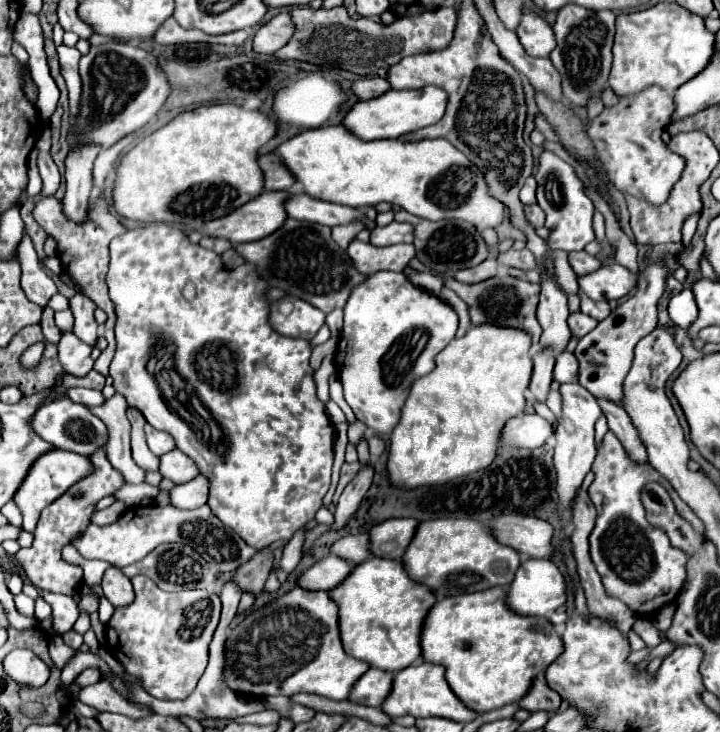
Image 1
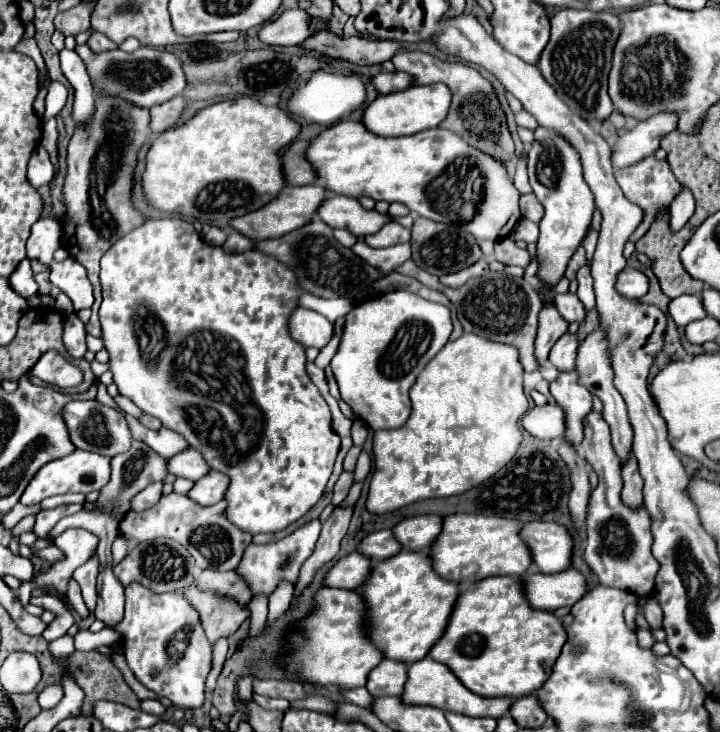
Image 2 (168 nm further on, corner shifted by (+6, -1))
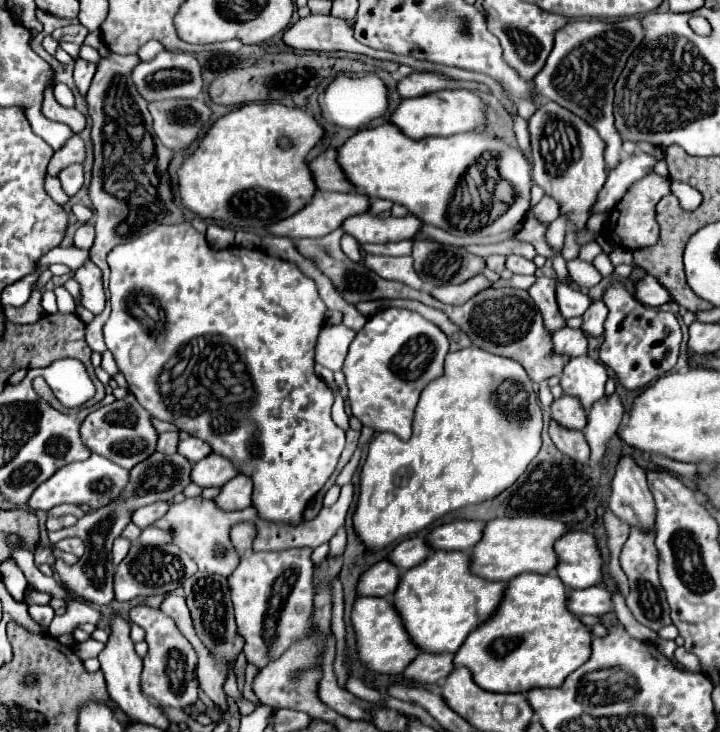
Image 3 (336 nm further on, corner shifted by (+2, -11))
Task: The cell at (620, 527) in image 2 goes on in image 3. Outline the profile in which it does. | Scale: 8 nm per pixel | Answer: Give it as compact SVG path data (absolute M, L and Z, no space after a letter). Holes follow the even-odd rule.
M614 392L612 396L602 396L588 410L588 426L586 440L590 444L590 462L598 464L606 454L606 442L616 434L624 416L624 406L620 396Z

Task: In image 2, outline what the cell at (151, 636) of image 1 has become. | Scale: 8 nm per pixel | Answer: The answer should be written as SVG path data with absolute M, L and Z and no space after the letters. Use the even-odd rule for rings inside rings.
M138 582L128 584L124 618L112 630L122 636L126 662L140 684L156 696L168 698L178 708L202 706L212 646L202 630L198 610L180 592L156 594Z

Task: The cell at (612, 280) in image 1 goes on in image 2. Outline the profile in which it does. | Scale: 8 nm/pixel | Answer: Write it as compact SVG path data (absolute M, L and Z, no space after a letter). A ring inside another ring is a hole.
M626 266L626 268L618 274L616 292L618 292L620 296L624 296L624 298L638 300L638 298L642 298L642 296L648 292L648 278L646 278L640 270Z

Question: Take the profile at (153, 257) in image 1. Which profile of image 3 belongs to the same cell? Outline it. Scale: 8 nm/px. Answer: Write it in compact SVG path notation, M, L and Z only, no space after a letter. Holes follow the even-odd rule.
M190 222L174 224L174 226L158 226L152 232L134 238L126 244L120 244L108 254L110 264L110 302L112 312L104 326L104 342L108 350L114 354L120 372L126 376L132 394L138 402L158 420L172 422L180 430L190 432L196 438L206 440L212 446L212 452L230 458L240 474L246 474L254 482L252 504L264 516L264 520L272 522L290 522L302 520L302 512L306 504L316 496L316 492L326 484L330 474L334 472L338 458L344 450L344 430L338 428L330 416L332 408L332 390L314 374L314 352L318 342L318 332L326 320L326 304L318 294L316 282L306 276L294 262L276 258L266 254L260 248L226 248L226 250L212 250L206 242L206 236L196 232Z

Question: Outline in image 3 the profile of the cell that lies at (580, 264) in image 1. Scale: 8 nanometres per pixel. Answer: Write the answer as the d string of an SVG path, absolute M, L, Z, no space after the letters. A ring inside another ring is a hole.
M592 302L592 306L582 316L582 332L586 336L602 336L604 334L604 320L608 316L608 308L604 302Z

